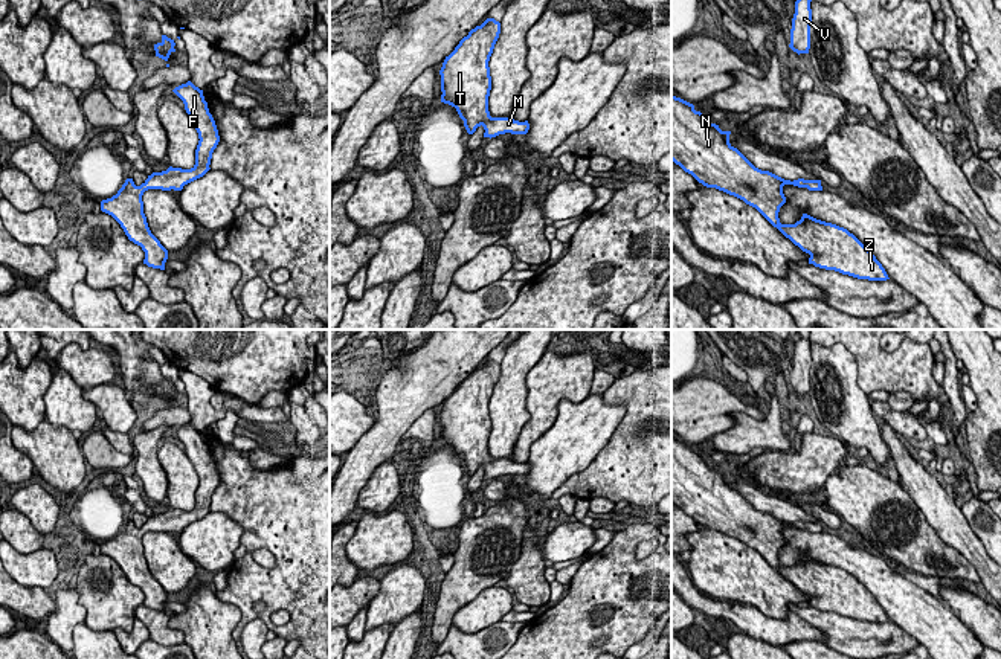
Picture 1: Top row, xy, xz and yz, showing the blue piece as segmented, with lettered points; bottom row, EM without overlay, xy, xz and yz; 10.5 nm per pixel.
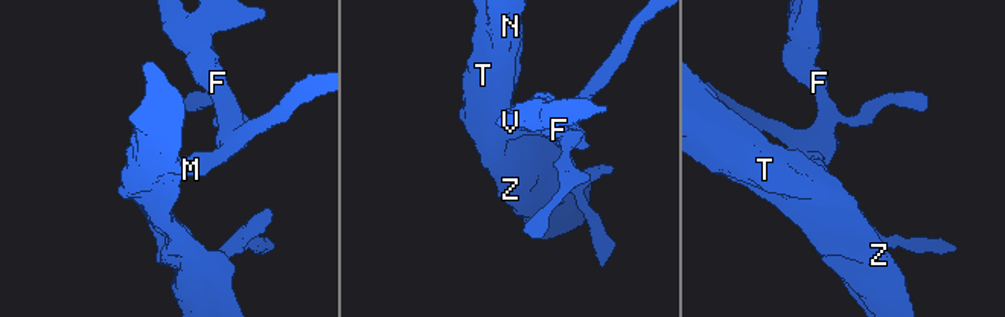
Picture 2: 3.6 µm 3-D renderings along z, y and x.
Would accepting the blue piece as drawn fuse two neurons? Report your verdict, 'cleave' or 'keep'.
keep

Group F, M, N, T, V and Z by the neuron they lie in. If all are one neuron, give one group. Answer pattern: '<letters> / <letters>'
F M N T V Z

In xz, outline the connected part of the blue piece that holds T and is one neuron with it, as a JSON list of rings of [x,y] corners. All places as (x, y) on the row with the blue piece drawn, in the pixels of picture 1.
[[[487,18],[464,37],[455,50],[446,56],[441,75],[441,102],[456,108],[468,134],[484,127],[484,137],[499,134],[526,134],[528,121],[519,122],[511,117],[491,117],[488,96],[491,76],[488,61],[500,34],[500,23]]]

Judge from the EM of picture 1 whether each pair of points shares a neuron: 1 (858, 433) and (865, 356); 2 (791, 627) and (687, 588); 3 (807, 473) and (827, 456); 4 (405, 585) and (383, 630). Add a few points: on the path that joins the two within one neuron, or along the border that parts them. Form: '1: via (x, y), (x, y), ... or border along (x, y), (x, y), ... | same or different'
1: border along (853, 354), (858, 385), (867, 394) | different
2: via (765, 627), (733, 610), (713, 609) | same
3: via (812, 469), (823, 458) | same
4: border along (392, 626), (374, 626), (365, 632) | different

